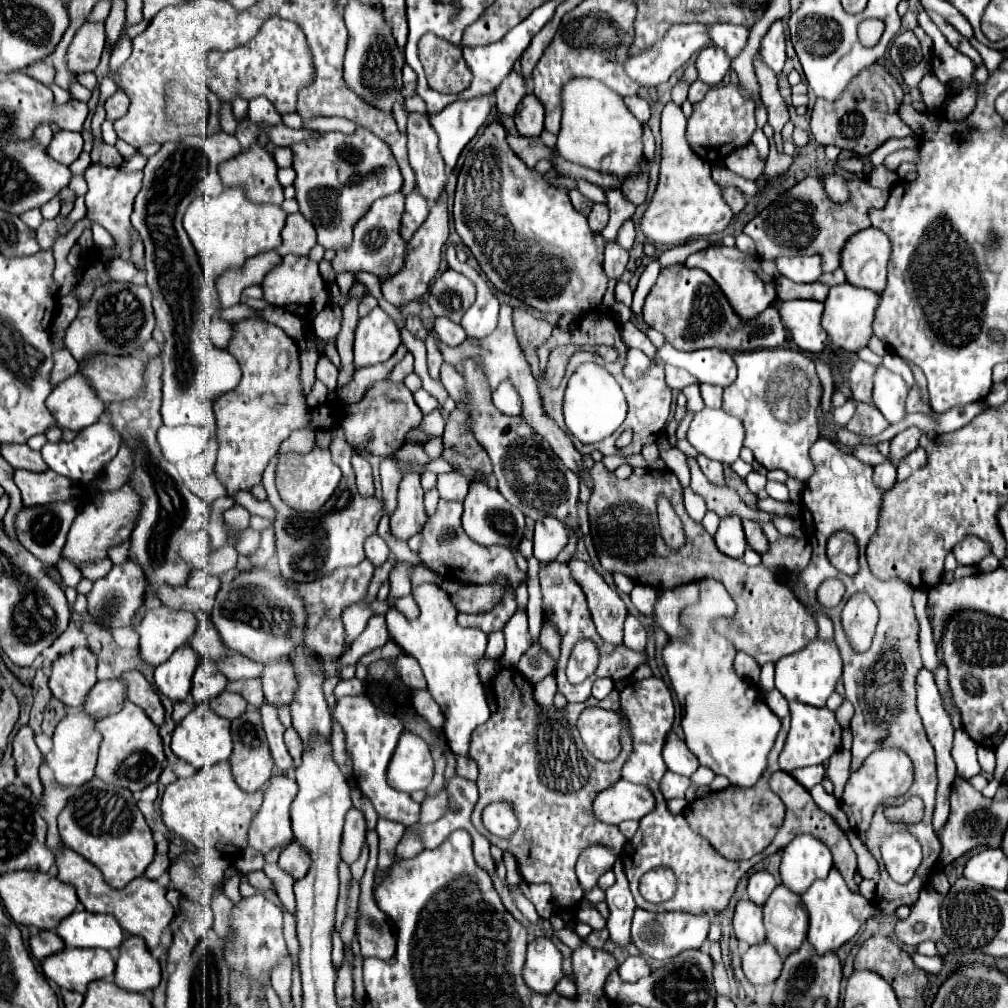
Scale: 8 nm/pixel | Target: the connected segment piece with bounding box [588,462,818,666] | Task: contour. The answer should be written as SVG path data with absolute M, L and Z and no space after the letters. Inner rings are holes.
M594 464L590 468L592 480L592 496L588 500L588 518L592 540L600 558L600 564L606 572L622 572L638 584L658 586L656 590L678 588L688 582L712 578L726 586L728 594L736 602L734 618L720 618L720 632L728 636L738 650L744 650L756 658L762 666L766 662L776 662L782 656L794 654L802 650L812 638L818 638L818 624L814 616L804 610L804 604L796 600L792 590L786 590L780 584L772 570L764 566L746 566L742 560L728 558L722 554L714 538L702 528L702 524L694 522L682 498L682 486L674 476L674 498L670 490L670 470L650 470L644 476L630 476L626 480L618 480L604 464ZM668 496L678 518L682 520L686 532L686 544L678 550L666 546L660 536L658 514L656 514L656 498Z

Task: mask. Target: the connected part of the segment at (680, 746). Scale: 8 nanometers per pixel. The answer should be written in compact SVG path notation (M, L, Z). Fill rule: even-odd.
M668 732L662 756L664 756L668 770L682 774L682 776L692 776L696 772L696 768L700 766L698 758L686 748L684 740L680 740L674 732Z

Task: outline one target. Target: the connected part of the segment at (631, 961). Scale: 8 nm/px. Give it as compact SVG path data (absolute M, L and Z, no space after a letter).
M628 956L628 958L624 960L624 964L618 968L618 972L620 972L622 980L626 980L626 982L636 982L638 978L648 976L652 970L650 970L648 962L646 962L642 956Z

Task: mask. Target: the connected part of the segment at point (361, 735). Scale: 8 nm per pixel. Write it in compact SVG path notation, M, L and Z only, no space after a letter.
M364 694L360 696L344 696L336 700L332 708L332 720L336 720L346 736L346 752L354 766L354 778L358 782L360 792L370 798L380 818L402 822L402 824L414 824L420 816L420 804L416 804L410 794L398 792L386 784L386 768L392 758L392 752L398 744L398 738L404 730L402 722L394 714L386 714L378 706L374 706Z

